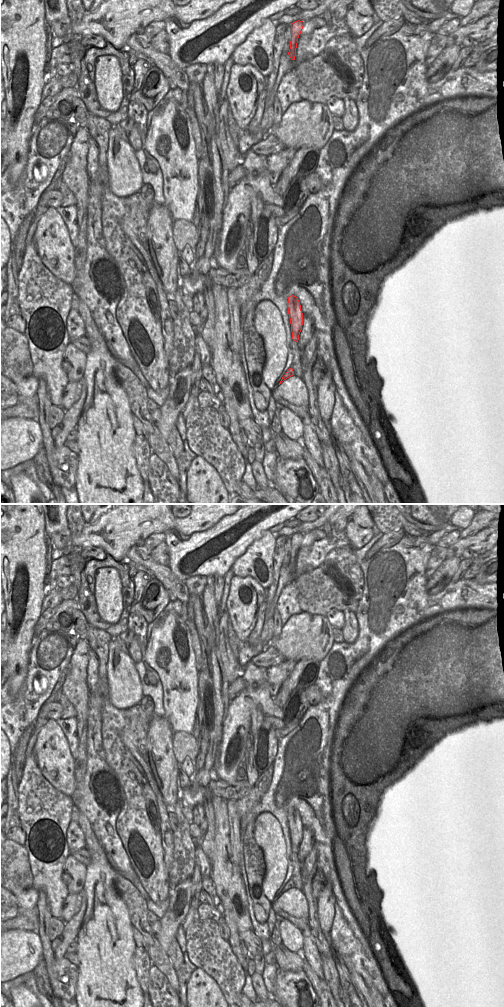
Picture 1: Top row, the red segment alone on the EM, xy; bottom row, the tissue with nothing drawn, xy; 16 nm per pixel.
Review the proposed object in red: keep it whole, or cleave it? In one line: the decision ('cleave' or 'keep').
cleave

